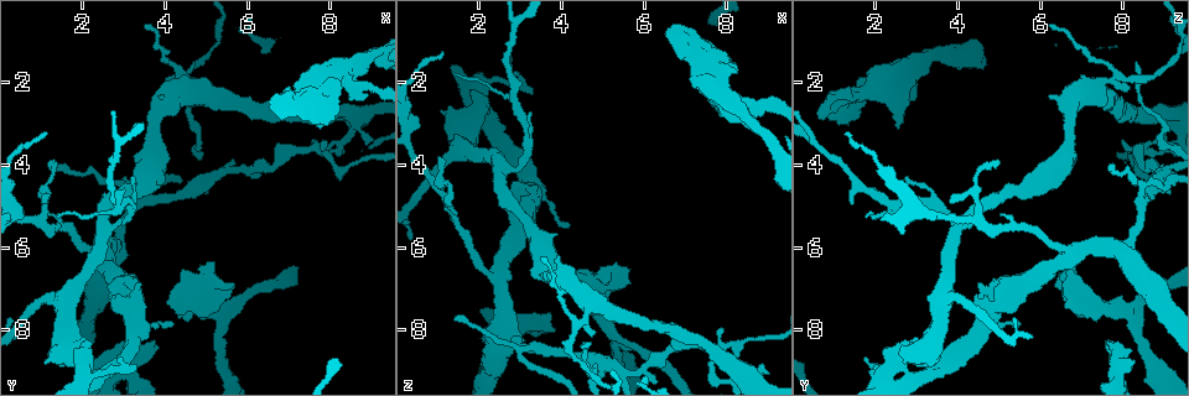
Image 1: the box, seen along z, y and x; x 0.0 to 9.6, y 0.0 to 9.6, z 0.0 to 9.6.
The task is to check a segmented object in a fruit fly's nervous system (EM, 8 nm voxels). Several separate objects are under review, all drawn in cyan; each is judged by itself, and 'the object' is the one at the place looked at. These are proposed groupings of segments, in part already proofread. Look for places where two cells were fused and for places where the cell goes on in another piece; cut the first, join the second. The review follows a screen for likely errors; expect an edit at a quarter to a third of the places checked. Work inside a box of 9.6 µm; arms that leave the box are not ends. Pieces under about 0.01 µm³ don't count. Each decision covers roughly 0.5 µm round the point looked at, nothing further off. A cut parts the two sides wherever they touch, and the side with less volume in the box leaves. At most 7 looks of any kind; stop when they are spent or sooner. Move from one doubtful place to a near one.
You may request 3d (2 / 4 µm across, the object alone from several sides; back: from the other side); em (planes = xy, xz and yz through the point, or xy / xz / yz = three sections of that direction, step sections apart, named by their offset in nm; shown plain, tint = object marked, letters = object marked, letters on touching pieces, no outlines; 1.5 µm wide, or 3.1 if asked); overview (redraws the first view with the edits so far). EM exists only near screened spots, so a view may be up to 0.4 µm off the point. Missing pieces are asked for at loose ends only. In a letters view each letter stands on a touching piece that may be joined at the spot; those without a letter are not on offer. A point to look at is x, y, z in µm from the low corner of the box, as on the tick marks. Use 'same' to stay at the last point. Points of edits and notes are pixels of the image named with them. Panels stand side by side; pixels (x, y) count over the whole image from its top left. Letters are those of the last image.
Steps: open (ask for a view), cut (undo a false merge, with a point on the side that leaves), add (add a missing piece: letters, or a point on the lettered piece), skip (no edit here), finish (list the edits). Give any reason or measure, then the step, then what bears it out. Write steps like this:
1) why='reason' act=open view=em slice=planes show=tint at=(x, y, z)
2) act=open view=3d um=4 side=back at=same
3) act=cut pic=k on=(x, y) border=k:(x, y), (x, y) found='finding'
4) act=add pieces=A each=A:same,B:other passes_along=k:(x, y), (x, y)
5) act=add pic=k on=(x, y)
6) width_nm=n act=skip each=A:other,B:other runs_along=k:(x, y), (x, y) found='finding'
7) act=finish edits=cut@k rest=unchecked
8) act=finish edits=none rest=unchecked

why='thick turns thin' act=open view=em slice=xz step=8 show=tint at=(5.45, 9.15, 8.80)

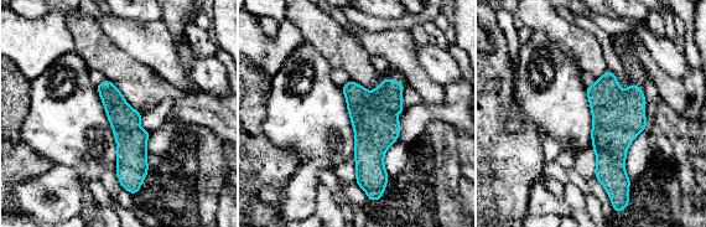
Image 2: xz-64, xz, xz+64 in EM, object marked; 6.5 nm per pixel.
why='what lies round it' act=open view=em slice=xz step=8 show=letters at=same

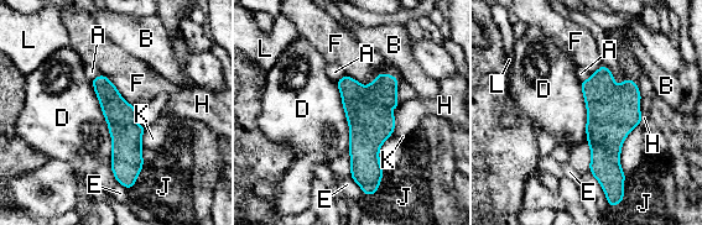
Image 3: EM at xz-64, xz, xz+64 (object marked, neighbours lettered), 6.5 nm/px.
width_nm=190 act=skip each=A:other,B:other,D:other,E:other,F:other,H:other,J:other,K:other,L:other runs_along=3:(102, 78), (126, 134), (129, 182) found='all the same cell'

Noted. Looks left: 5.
why='a fork' act=open view=em slice=planes show=plain at=(2.95, 5.05, 2.50)

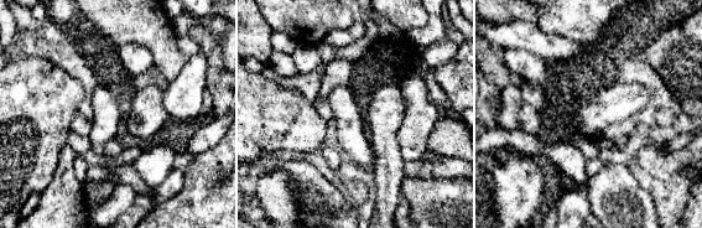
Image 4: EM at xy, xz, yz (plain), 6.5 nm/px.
act=open view=em slice=planes show=letters at=same

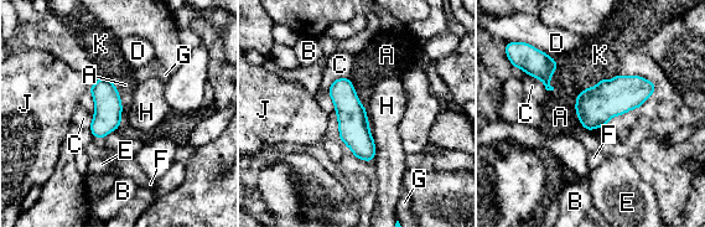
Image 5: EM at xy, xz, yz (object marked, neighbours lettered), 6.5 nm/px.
longest_contact=A:340nm act=skip each=A:other,B:other,C:other,D:other,E:other,F:other,G:other,H:other,J:other,K:other runs_along=5:(337, 82), (368, 158) found='one cell here'

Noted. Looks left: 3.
why='free end' act=open view=em slice=planes show=plain at=(7.60, 3.05, 1.25)

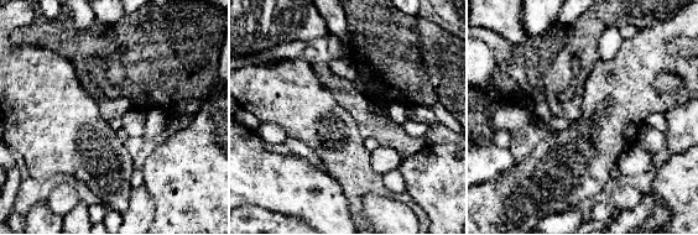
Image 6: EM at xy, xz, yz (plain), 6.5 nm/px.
act=open view=em slice=planes show=letters at=same

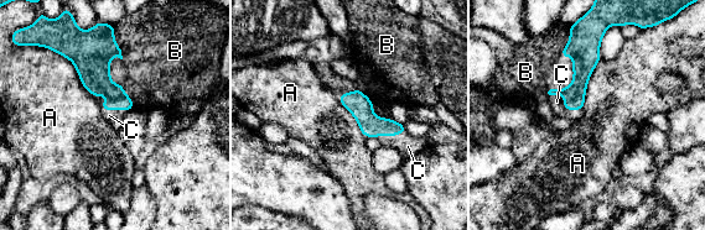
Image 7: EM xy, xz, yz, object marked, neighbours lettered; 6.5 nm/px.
act=add pieces=C each=A:other,B:other,C:same passes_along=7:(574, 95), (564, 104), (556, 102) found='the cell continues'

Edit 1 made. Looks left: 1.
act=finish edits=add@7 rest=unchecked

